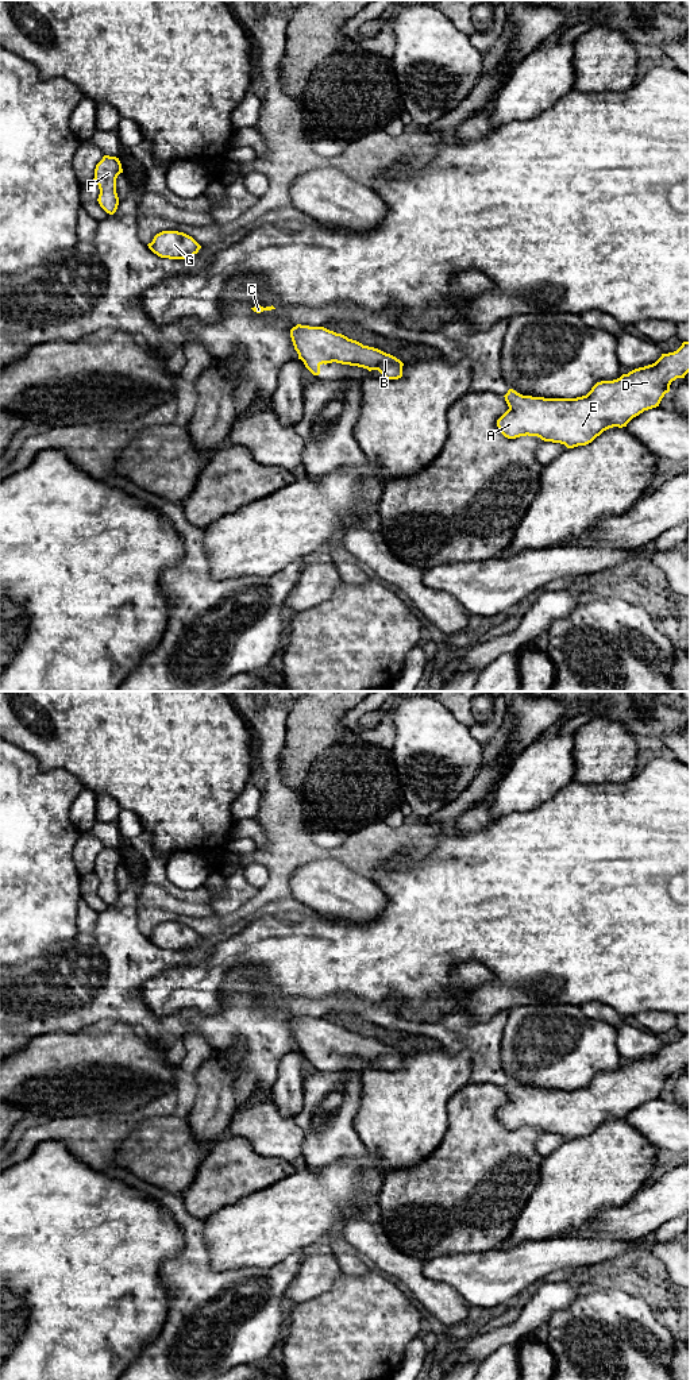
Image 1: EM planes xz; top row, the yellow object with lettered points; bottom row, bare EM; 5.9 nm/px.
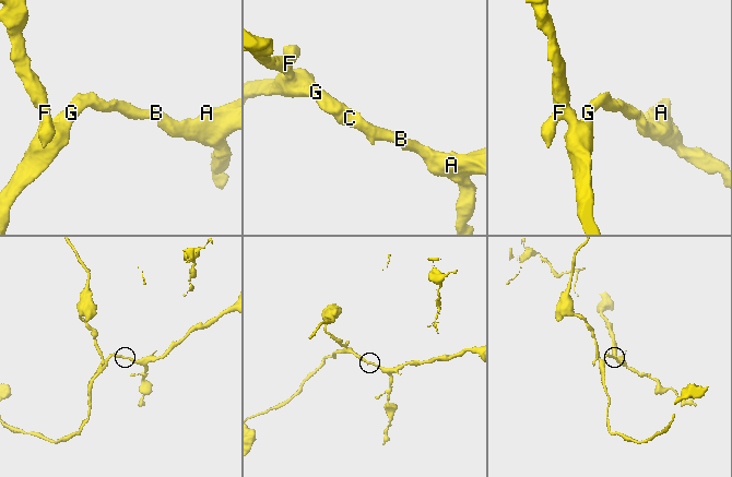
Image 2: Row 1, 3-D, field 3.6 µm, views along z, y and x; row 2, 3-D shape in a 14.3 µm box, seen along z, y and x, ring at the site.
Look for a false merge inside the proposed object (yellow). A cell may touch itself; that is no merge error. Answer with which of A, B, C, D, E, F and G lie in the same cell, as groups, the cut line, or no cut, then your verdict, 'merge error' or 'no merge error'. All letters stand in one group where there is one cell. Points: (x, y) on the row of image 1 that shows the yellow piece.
A B C D E F G; no cut; no merge error

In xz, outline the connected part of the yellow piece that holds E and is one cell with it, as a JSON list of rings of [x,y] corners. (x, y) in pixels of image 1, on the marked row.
[[[690,342],[662,356],[652,365],[635,369],[613,381],[597,382],[591,390],[577,398],[544,398],[523,396],[509,389],[504,396],[509,409],[497,420],[497,427],[508,439],[537,436],[544,442],[560,443],[567,448],[586,446],[604,431],[627,424],[644,410],[659,406],[676,378],[690,371]]]

